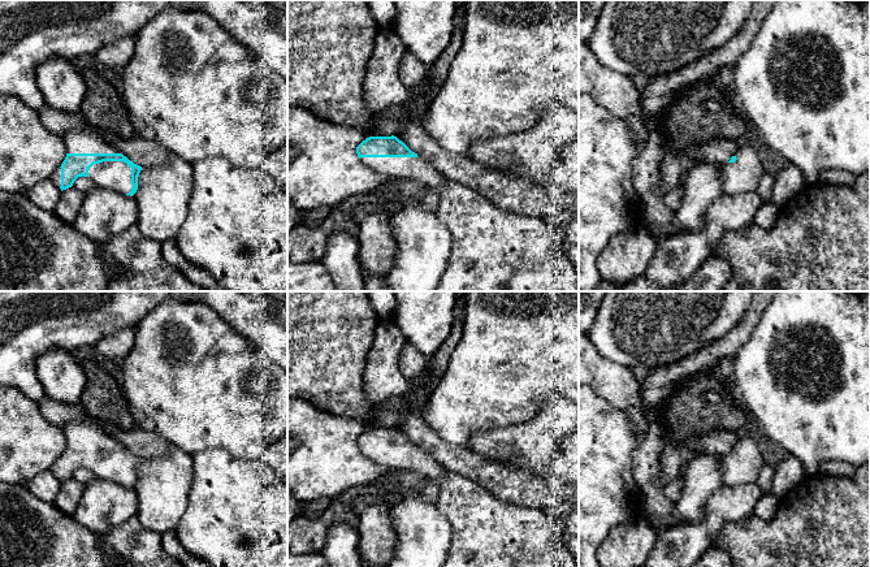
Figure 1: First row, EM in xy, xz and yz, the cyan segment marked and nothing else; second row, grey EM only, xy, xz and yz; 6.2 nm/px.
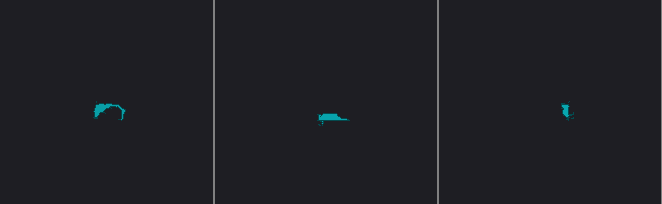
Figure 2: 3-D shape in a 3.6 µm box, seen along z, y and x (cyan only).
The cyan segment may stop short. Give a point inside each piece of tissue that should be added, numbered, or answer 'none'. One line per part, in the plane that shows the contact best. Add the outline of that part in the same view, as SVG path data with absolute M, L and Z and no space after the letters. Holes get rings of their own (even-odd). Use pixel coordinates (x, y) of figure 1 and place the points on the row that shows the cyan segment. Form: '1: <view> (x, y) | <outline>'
1: xy (116, 176) | M103 161L94 164L88 178L98 187L111 189L122 194L131 191L131 168L124 161Z

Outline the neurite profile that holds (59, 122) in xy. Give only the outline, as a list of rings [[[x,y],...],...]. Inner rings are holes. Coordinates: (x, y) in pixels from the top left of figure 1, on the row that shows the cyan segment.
[[[46,104],[38,113],[42,125],[52,134],[60,137],[62,137],[69,130],[81,129],[87,125],[81,113],[57,111]]]

